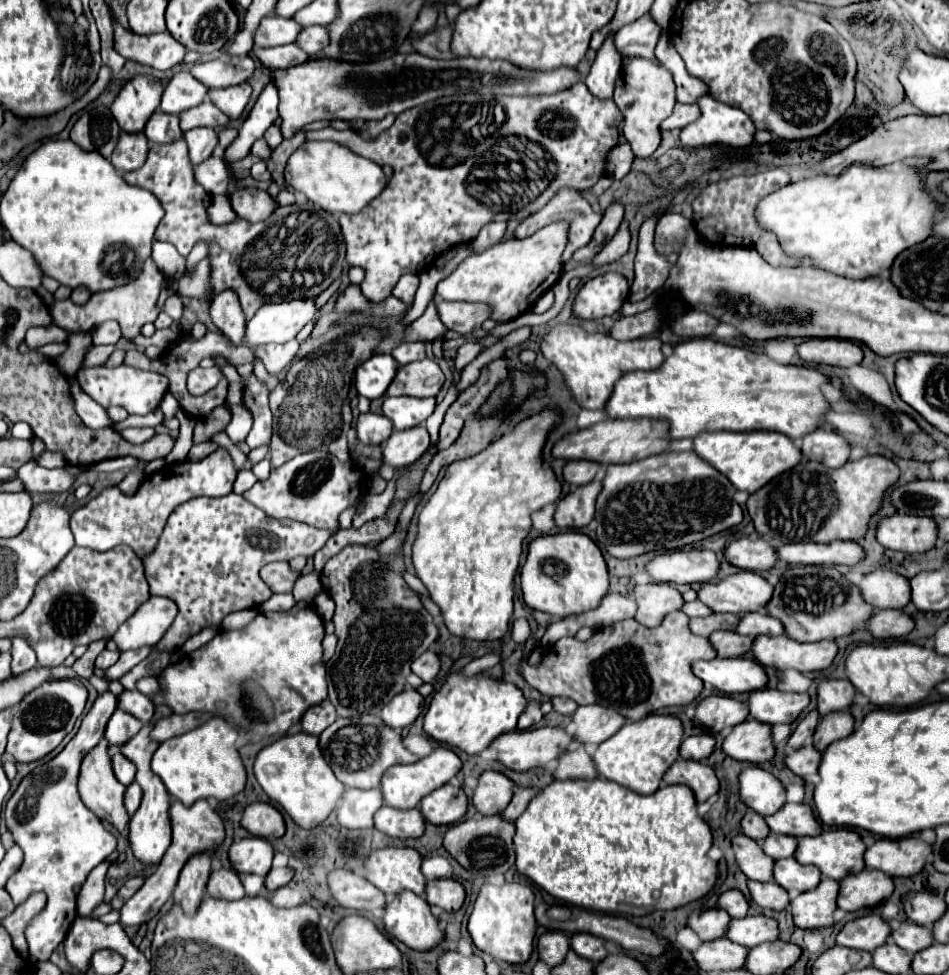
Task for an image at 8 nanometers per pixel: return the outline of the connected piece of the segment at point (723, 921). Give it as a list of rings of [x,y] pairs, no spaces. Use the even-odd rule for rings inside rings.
[[[706,909],[706,911],[692,911],[688,915],[688,927],[698,933],[702,941],[712,941],[716,937],[726,935],[730,915],[724,909]]]

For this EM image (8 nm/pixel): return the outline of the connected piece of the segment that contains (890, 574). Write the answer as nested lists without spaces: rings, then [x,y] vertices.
[[[874,571],[858,583],[862,599],[874,609],[902,609],[910,601],[908,579],[894,571]]]

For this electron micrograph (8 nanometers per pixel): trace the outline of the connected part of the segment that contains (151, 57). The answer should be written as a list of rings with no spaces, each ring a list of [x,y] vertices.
[[[116,21],[116,37],[114,49],[126,59],[134,59],[142,65],[154,67],[158,71],[168,71],[182,63],[186,55],[186,47],[178,43],[170,33],[160,35],[136,35],[132,31],[122,29]]]

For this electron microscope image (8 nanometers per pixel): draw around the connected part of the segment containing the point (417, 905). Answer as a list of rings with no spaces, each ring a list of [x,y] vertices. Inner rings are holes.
[[[402,891],[402,893],[394,895],[392,899],[388,899],[388,903],[384,905],[382,923],[384,923],[386,933],[390,933],[392,937],[402,941],[404,945],[418,949],[418,951],[436,947],[444,937],[444,933],[436,925],[436,917],[430,913],[430,905],[420,895],[416,895],[412,891]]]

